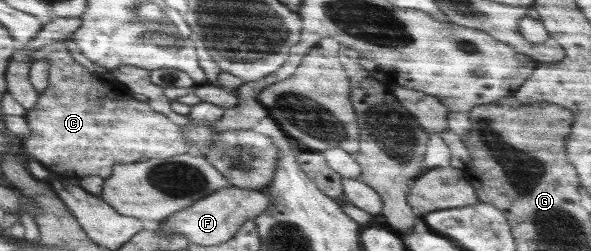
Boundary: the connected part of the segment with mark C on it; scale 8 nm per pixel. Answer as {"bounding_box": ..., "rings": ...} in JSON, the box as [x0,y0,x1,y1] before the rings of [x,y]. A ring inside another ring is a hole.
{"bounding_box":[23,41,190,176],"rings":[[[57,41],[38,50],[33,50],[30,57],[30,65],[34,62],[46,60],[48,62],[49,81],[47,87],[39,94],[36,106],[25,114],[28,126],[32,134],[23,144],[23,150],[31,155],[31,159],[39,161],[48,170],[58,174],[72,174],[72,176],[110,176],[112,166],[116,164],[130,164],[136,160],[167,159],[177,154],[188,153],[190,143],[182,137],[181,127],[170,118],[166,118],[160,112],[154,112],[148,108],[149,104],[134,100],[132,92],[126,90],[125,85],[118,81],[104,81],[84,66],[76,63],[70,56],[64,42]]]}

